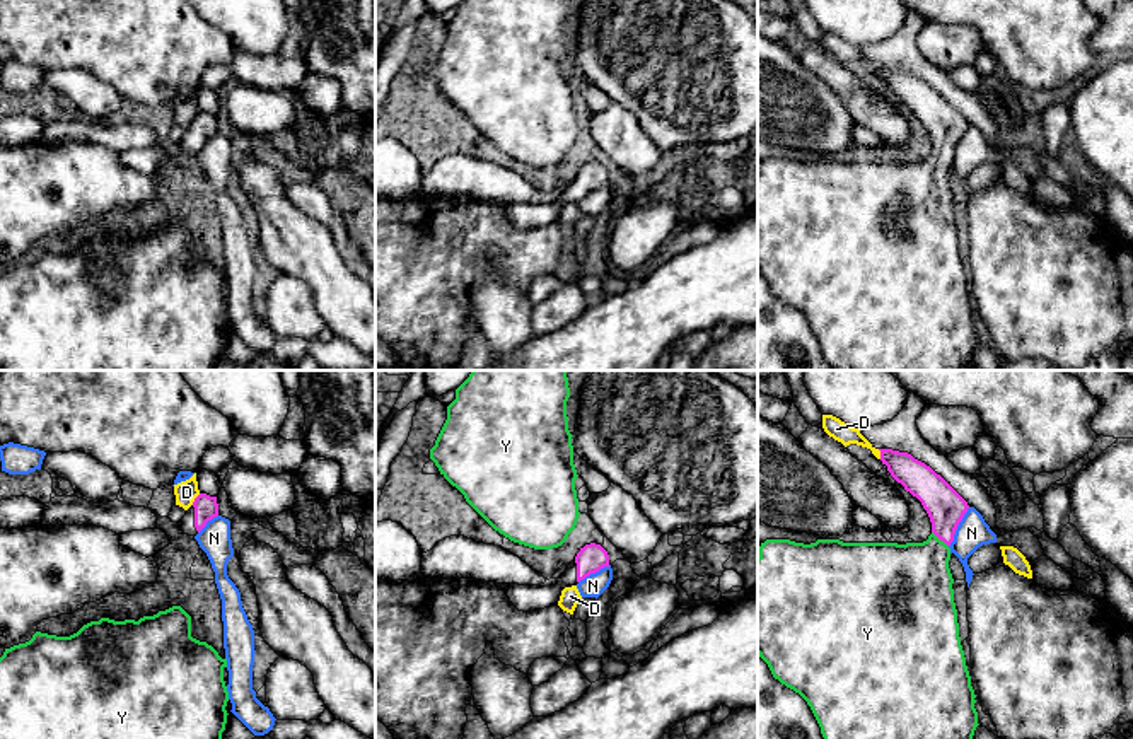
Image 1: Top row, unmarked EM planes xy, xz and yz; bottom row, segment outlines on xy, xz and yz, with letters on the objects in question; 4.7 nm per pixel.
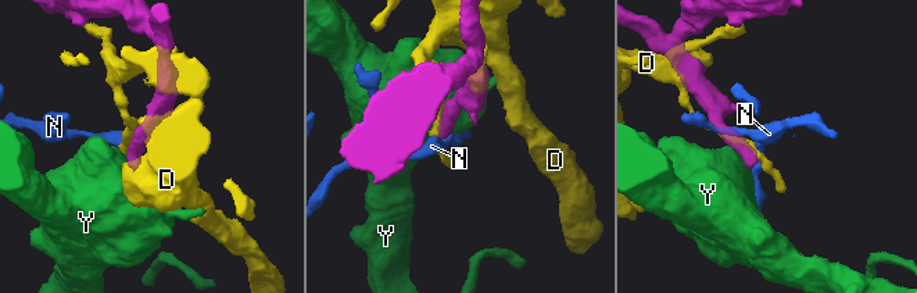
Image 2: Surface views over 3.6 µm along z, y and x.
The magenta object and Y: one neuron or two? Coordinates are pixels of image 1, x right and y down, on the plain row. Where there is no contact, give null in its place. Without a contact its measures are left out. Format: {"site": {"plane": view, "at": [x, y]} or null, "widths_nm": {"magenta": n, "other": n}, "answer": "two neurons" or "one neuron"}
{"site": {"plane": "yz", "at": [941, 157]}, "widths_nm": {"magenta": 180, "other": 380}, "answer": "one neuron"}

